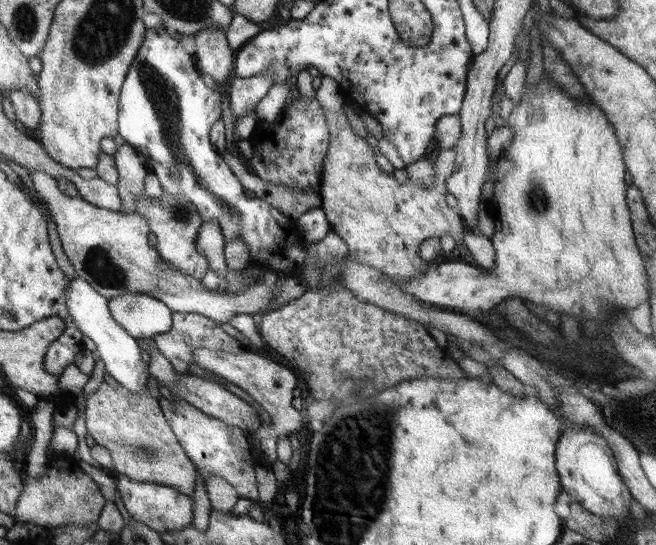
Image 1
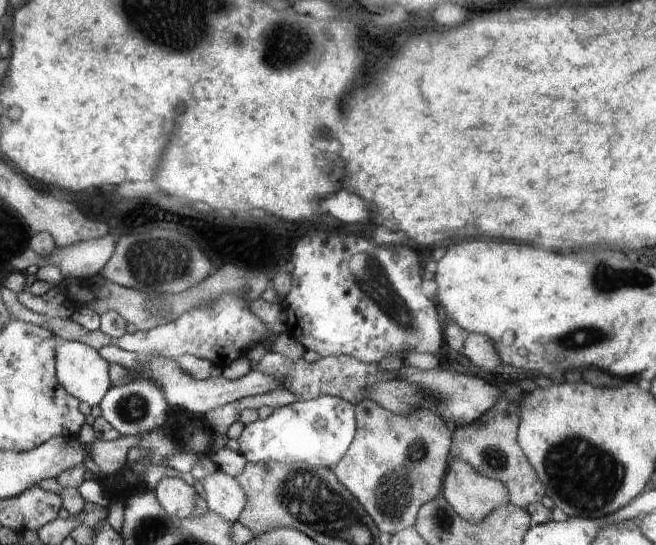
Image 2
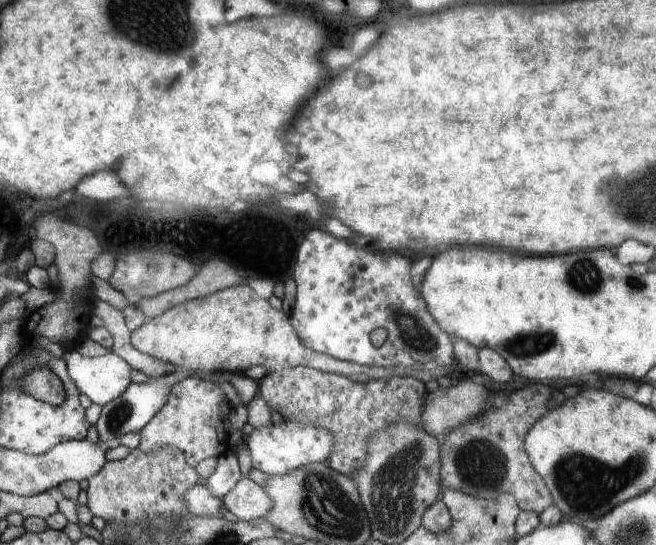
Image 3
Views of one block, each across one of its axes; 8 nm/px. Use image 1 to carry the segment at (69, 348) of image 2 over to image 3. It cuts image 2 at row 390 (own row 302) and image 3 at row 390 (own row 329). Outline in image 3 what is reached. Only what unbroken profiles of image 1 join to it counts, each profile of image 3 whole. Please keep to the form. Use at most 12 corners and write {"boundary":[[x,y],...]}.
{"boundary":[[65,352],[67,376],[95,406],[113,402],[131,368],[113,352]]}

